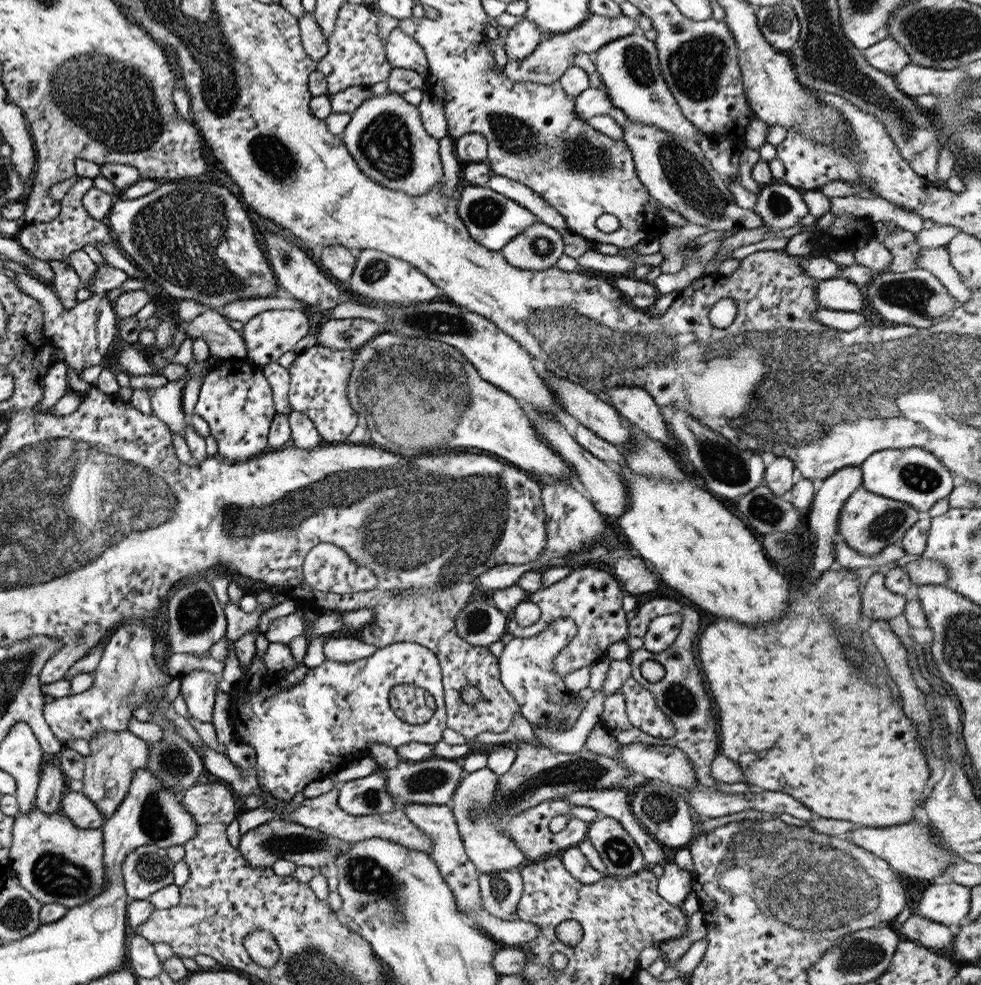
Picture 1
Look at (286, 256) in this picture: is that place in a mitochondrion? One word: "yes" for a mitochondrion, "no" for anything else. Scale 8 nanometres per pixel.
yes

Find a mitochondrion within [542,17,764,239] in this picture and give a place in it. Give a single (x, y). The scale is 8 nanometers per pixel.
(696, 67)

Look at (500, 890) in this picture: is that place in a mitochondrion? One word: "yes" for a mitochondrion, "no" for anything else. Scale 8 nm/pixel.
yes

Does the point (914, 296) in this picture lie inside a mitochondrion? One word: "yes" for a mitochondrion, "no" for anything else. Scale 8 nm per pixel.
yes

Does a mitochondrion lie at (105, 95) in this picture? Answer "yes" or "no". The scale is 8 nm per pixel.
yes

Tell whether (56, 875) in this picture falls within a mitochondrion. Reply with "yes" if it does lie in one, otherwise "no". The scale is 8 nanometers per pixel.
yes

